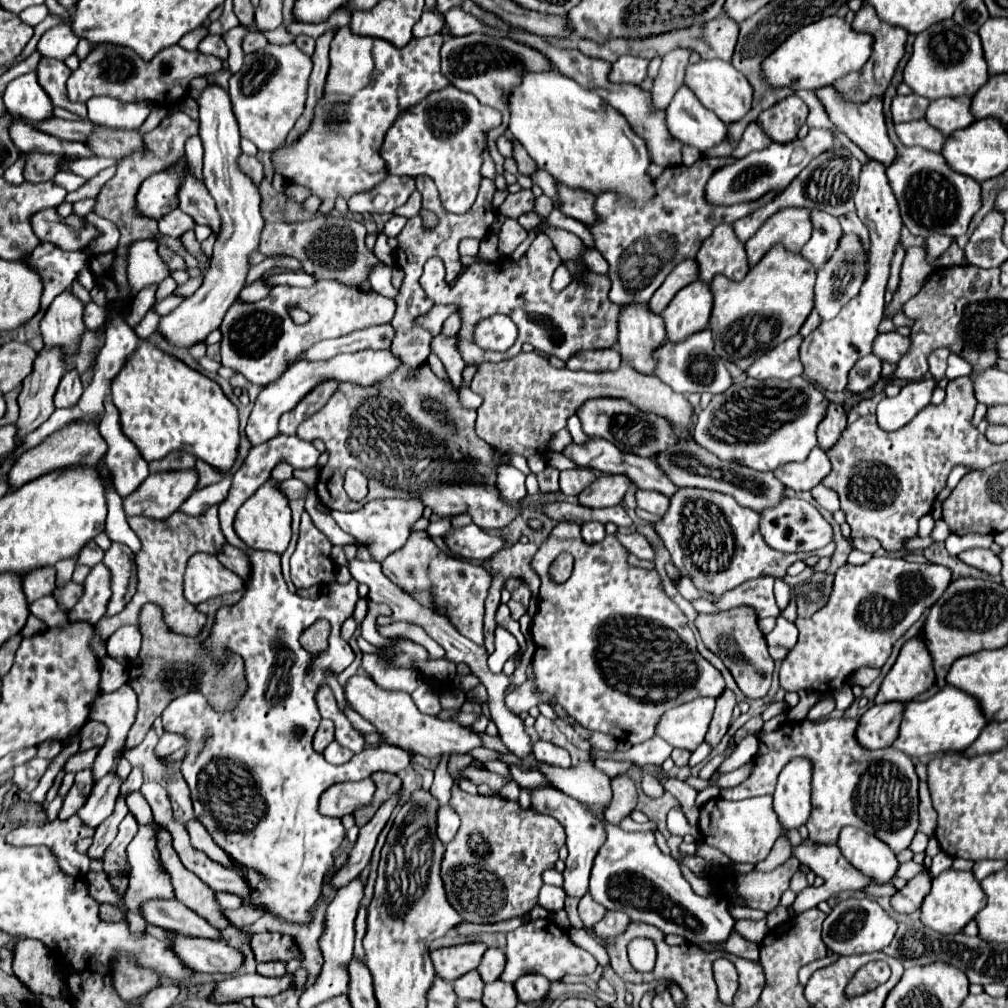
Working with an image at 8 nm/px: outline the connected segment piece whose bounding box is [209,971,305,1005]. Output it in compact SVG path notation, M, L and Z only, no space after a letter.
M299 971L295 977L283 977L283 979L269 979L261 977L259 973L253 975L241 975L241 977L229 977L225 981L219 981L215 991L211 993L213 1003L239 1003L245 997L261 997L261 995L277 995L285 991L287 987L303 985L305 983L305 971Z

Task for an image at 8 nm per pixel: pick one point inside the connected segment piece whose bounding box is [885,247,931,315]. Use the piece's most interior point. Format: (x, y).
(915, 271)

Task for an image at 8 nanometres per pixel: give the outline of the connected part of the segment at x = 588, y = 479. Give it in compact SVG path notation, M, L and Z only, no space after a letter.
M575 467L569 471L561 471L559 487L561 487L561 493L565 493L565 495L579 495L595 479L597 479L595 471L585 469L585 467Z

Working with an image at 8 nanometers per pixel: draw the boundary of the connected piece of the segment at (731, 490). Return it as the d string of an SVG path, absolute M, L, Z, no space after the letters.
M677 437L675 445L671 445L669 449L655 455L655 463L659 465L659 469L663 469L663 473L667 473L667 477L675 485L705 487L705 489L727 493L727 495L735 497L739 501L739 505L745 505L757 513L761 513L763 509L771 509L785 499L787 487L781 485L781 481L773 473L755 471L737 461L723 461L717 455L713 455L711 451L707 451L705 447L697 445L695 439Z

